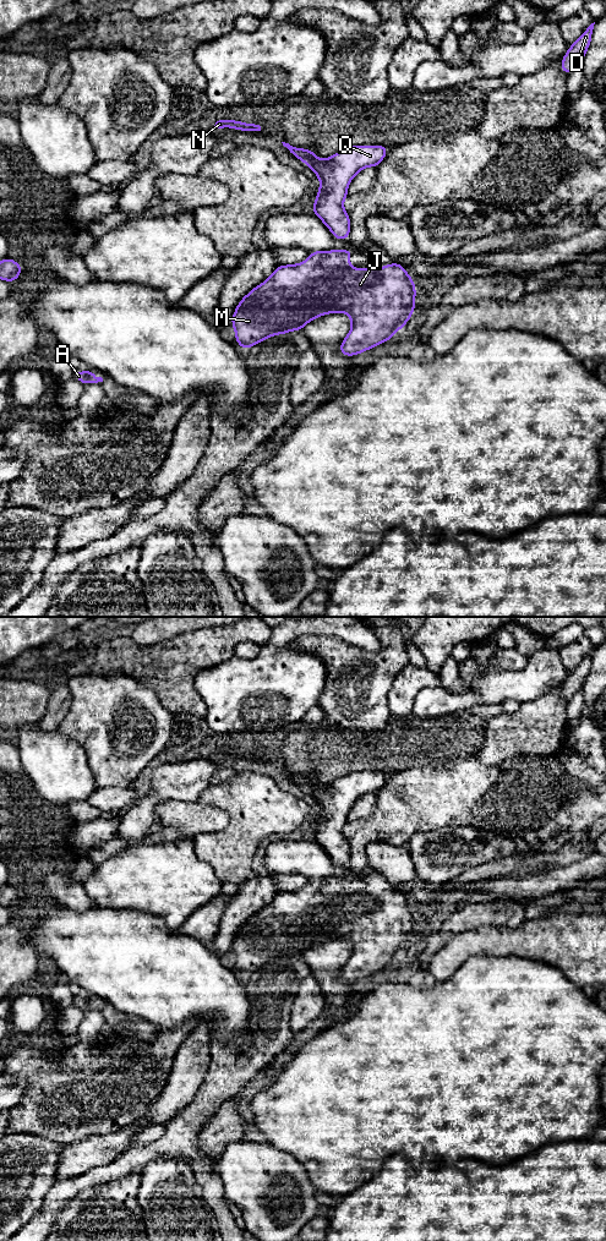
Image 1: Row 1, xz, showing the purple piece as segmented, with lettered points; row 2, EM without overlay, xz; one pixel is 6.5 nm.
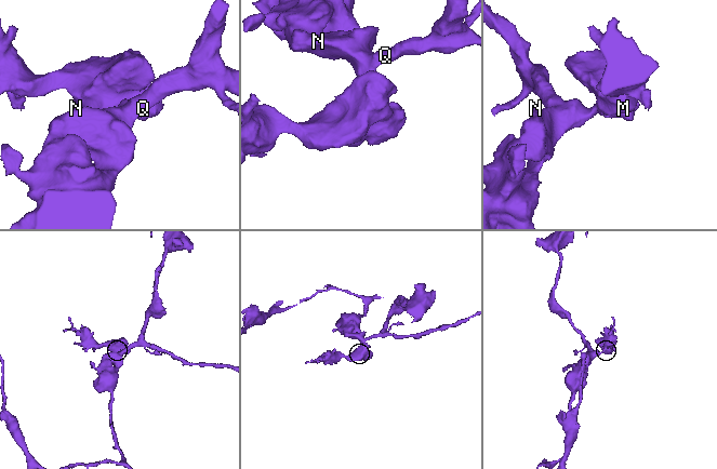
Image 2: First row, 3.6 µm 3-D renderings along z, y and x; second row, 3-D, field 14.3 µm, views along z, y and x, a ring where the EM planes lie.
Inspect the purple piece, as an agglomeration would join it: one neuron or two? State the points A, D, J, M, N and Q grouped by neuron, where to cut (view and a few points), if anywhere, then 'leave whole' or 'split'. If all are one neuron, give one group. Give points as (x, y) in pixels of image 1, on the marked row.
groups A D J M N Q; cut none; leave whole

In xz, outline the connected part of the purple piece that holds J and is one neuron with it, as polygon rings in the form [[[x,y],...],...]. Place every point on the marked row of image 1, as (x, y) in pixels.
[[[353,250],[312,251],[305,262],[278,266],[273,274],[240,300],[231,318],[236,344],[249,349],[272,335],[301,330],[323,315],[342,312],[351,318],[351,329],[340,344],[340,354],[355,356],[387,340],[405,327],[415,311],[413,278],[397,261],[378,268],[350,268]]]

